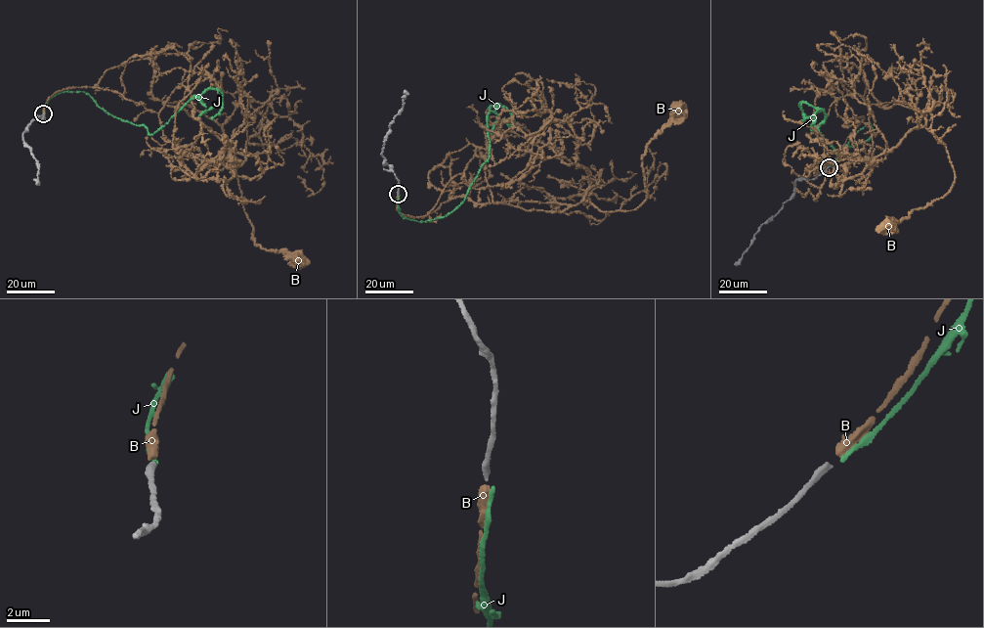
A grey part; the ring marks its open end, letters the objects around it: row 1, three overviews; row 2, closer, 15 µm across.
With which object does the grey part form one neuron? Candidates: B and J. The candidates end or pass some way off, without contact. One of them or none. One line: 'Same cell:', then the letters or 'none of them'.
Same cell: B

